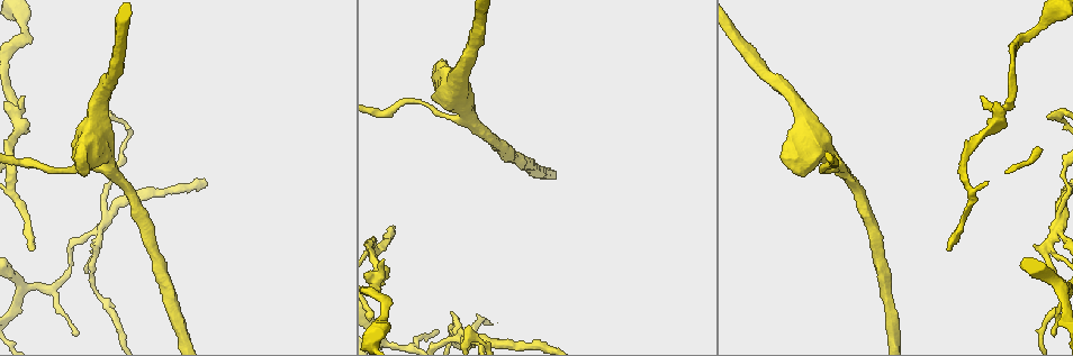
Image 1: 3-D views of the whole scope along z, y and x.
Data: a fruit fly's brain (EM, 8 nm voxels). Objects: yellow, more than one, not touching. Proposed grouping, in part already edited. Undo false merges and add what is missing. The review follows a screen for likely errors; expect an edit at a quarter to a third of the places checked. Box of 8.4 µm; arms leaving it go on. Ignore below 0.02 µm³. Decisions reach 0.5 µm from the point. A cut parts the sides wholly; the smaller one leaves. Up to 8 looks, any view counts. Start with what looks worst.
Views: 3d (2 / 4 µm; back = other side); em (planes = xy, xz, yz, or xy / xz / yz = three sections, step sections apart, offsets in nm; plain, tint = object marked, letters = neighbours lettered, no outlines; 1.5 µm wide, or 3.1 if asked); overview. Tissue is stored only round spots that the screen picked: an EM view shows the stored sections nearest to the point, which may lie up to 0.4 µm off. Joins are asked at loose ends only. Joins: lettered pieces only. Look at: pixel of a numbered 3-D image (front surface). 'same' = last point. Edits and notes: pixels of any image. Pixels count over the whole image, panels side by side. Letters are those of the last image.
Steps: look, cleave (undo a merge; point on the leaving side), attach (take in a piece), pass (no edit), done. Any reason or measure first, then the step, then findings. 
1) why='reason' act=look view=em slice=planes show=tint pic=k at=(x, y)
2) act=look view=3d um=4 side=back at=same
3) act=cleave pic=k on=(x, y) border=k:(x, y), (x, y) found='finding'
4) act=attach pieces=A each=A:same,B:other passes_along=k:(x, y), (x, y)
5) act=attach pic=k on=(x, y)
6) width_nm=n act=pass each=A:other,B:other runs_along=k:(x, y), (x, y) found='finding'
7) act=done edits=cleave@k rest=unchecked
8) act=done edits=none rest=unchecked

why='abrupt turn' act=look view=em slice=yz step=8 show=tint pic=1 at=(96, 252)

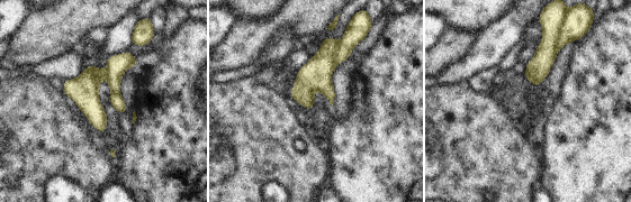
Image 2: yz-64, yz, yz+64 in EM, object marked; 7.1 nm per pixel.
why='cut it another way' act=look view=em slice=xy step=4 show=letters at=same

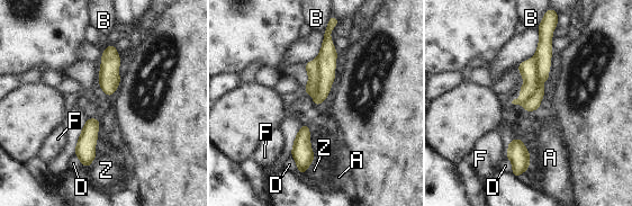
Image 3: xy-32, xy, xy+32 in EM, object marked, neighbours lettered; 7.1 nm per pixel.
width_nm=120 act=cleave pic=3 on=(326, 59) each=A:other,B:other,D:other,F:other,Z:other border=3:(315, 60), (318, 66), (318, 90) found='two neurons meet here'

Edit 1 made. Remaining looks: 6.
why='free end' act=look view=3d um=2 pic=1 at=(32, 247)

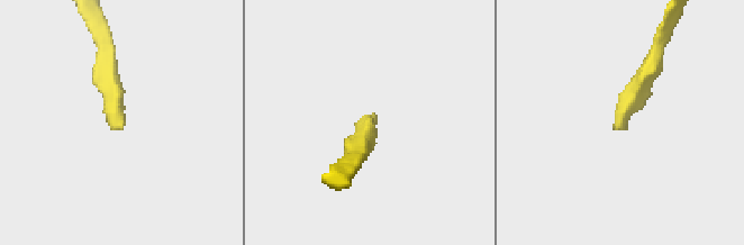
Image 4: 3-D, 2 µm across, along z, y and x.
why='shape alone is not enough' act=look view=em slice=planes show=letters pic=4 at=(121, 129)

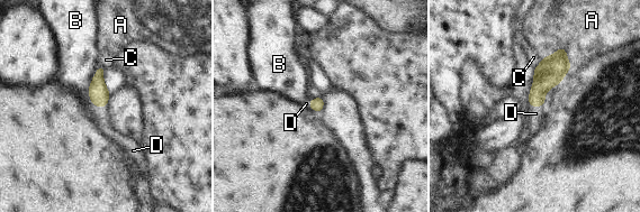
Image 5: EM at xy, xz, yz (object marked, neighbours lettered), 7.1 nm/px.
act=attach pieces=D each=A:other,B:other,C:other,D:same found='the neuron continues'

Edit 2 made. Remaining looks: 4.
why='an open end' act=look view=em slice=planes show=letters pic=1 at=(437, 330)

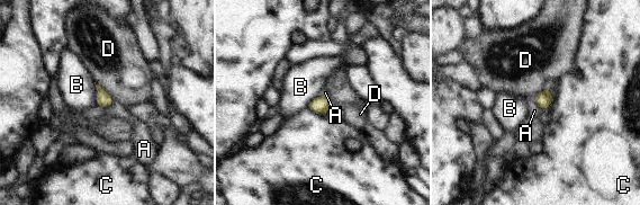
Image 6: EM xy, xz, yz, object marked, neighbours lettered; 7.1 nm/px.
longest_contact=D:180nm act=pass each=A:other,B:other,C:other,D:other found='none of them fits'

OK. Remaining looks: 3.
act=done edits=cleave@3,attach@5 rest=unchecked

